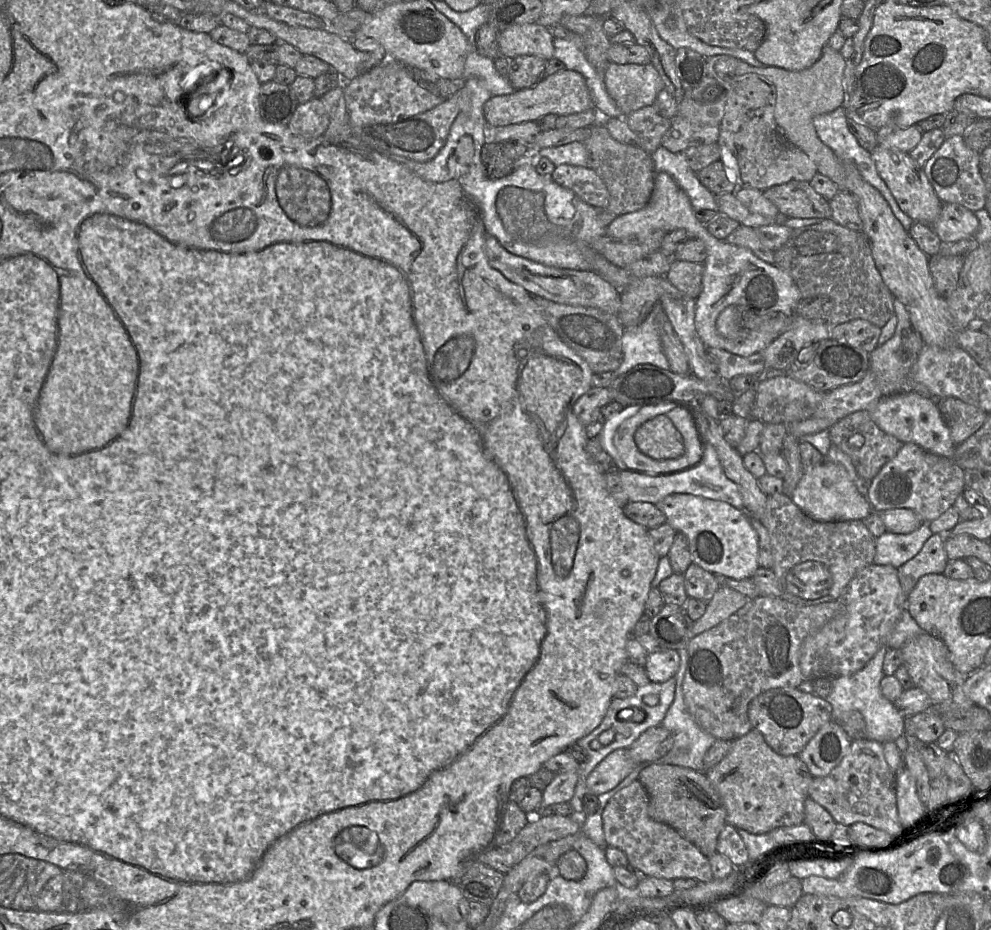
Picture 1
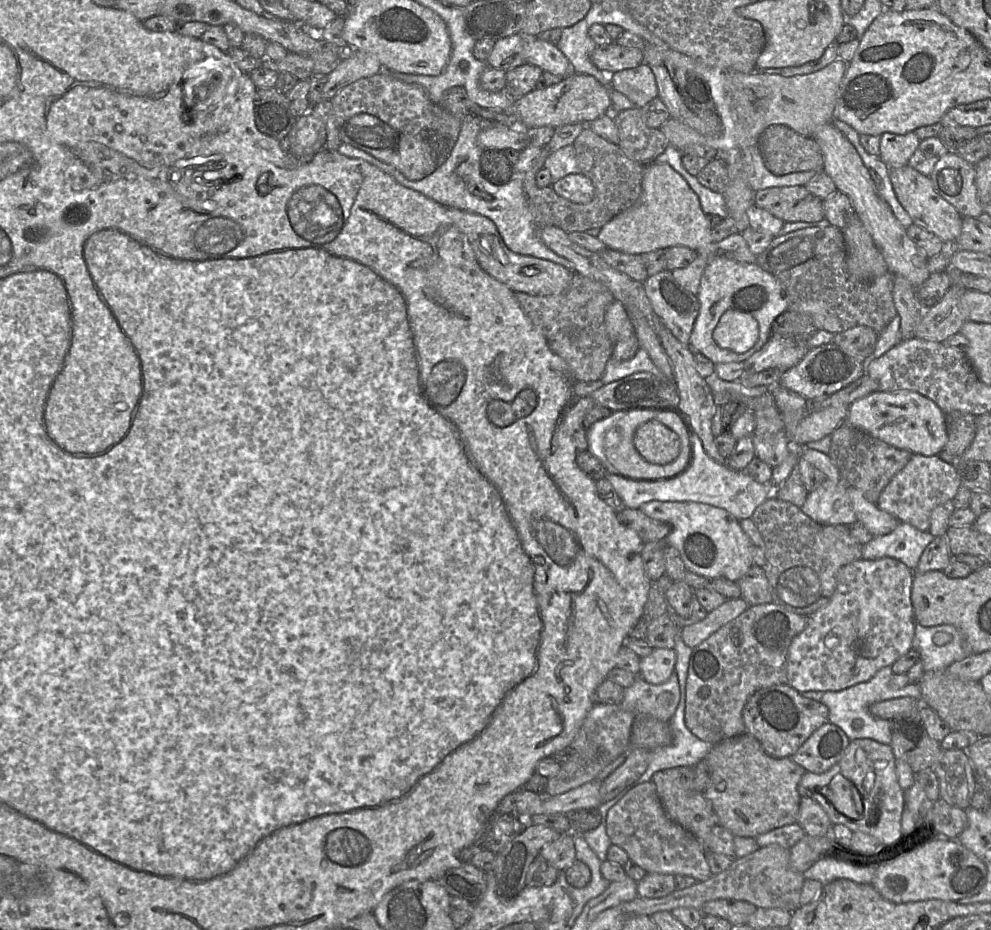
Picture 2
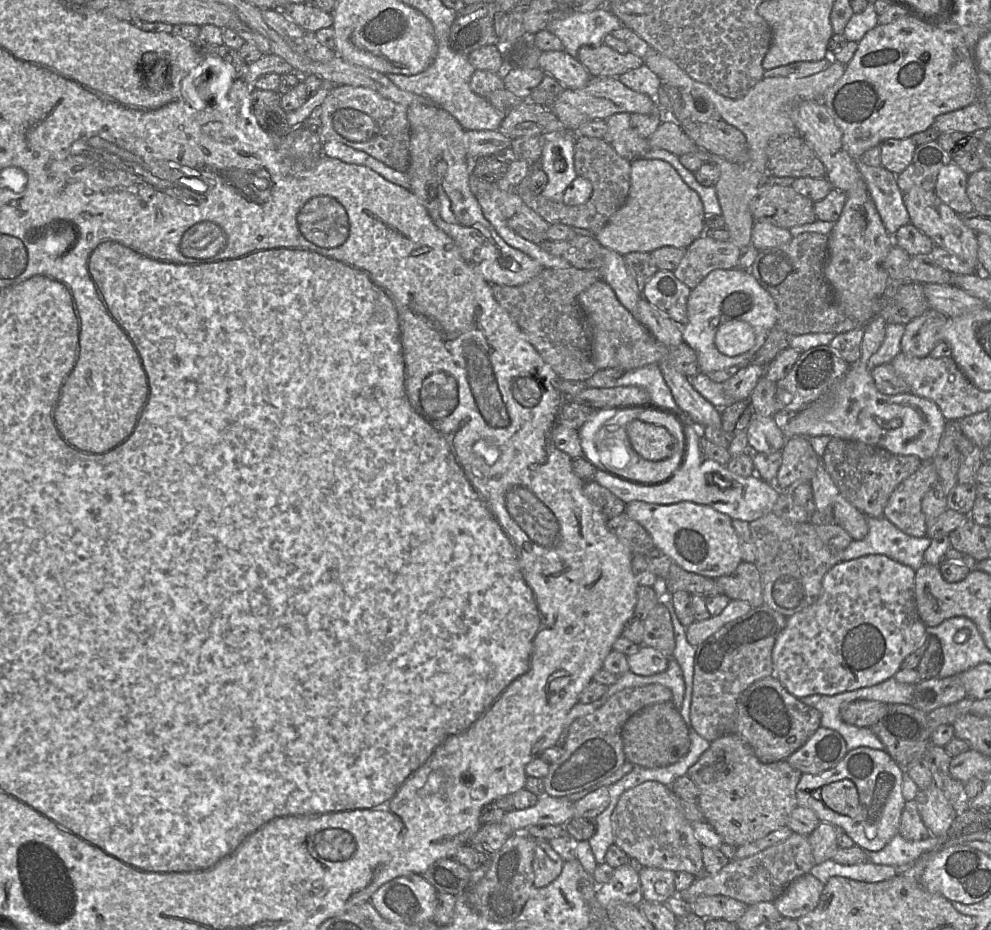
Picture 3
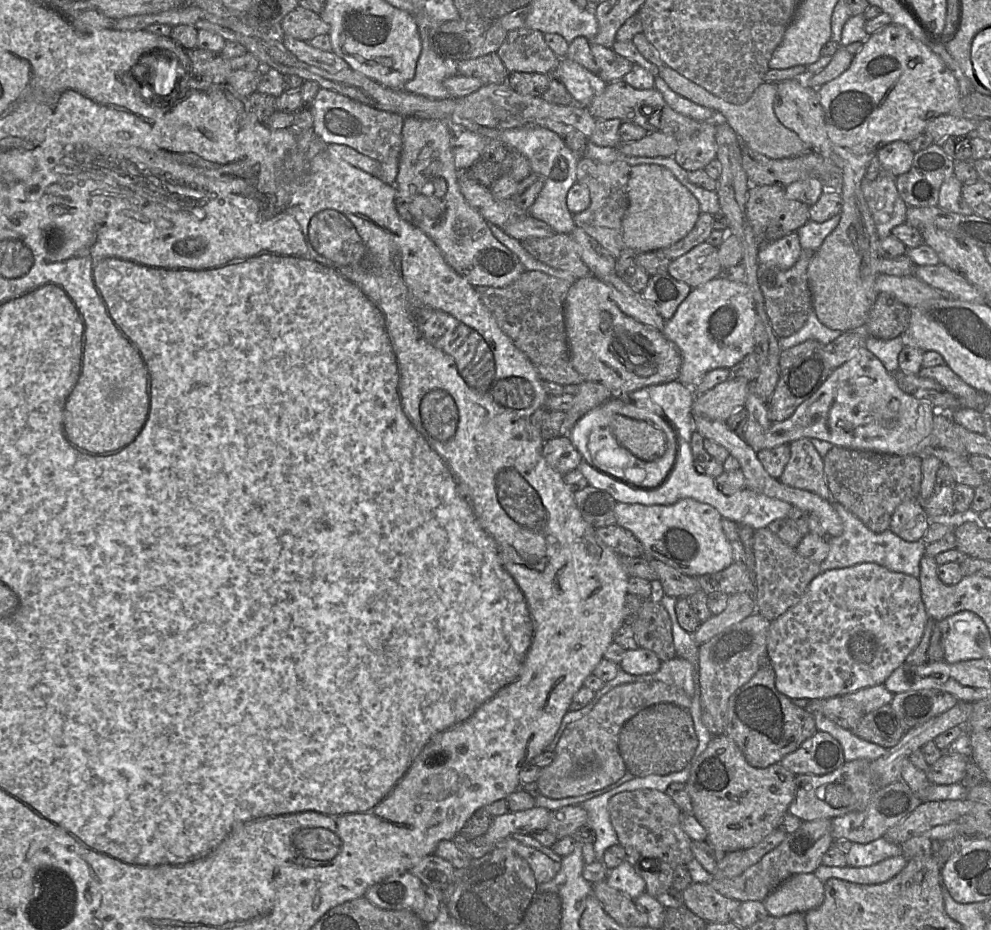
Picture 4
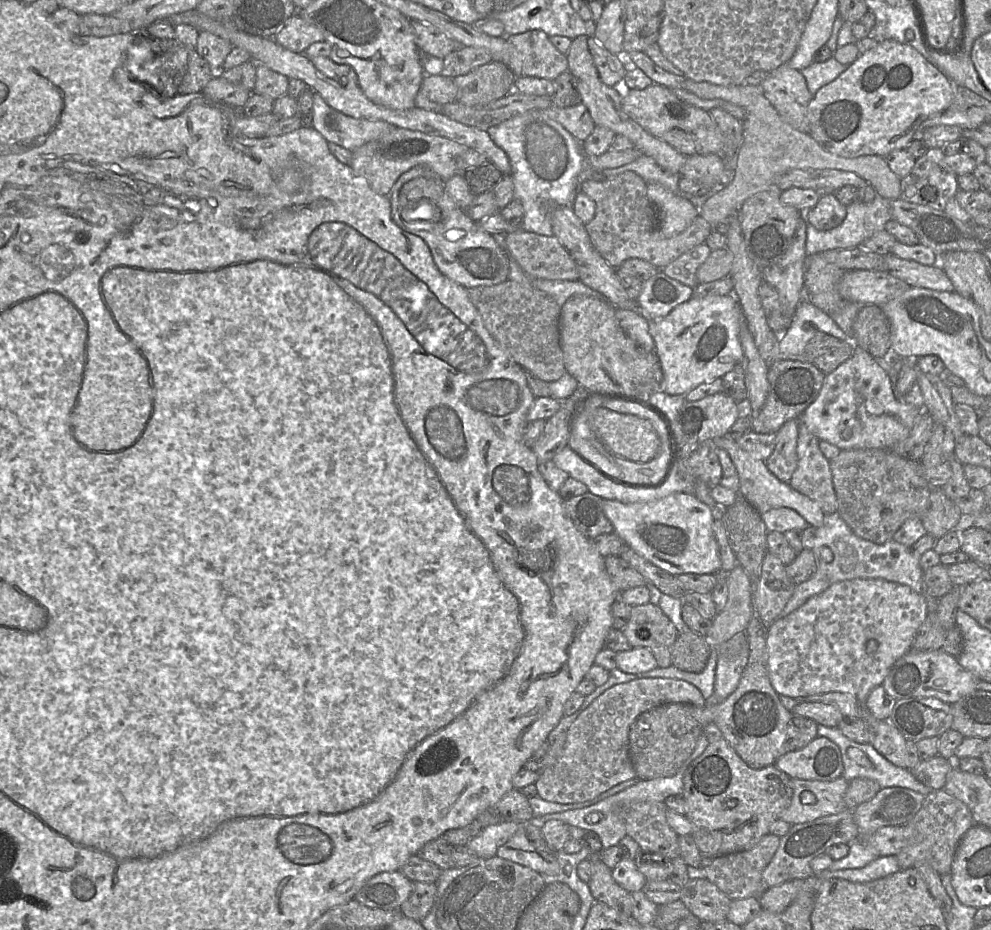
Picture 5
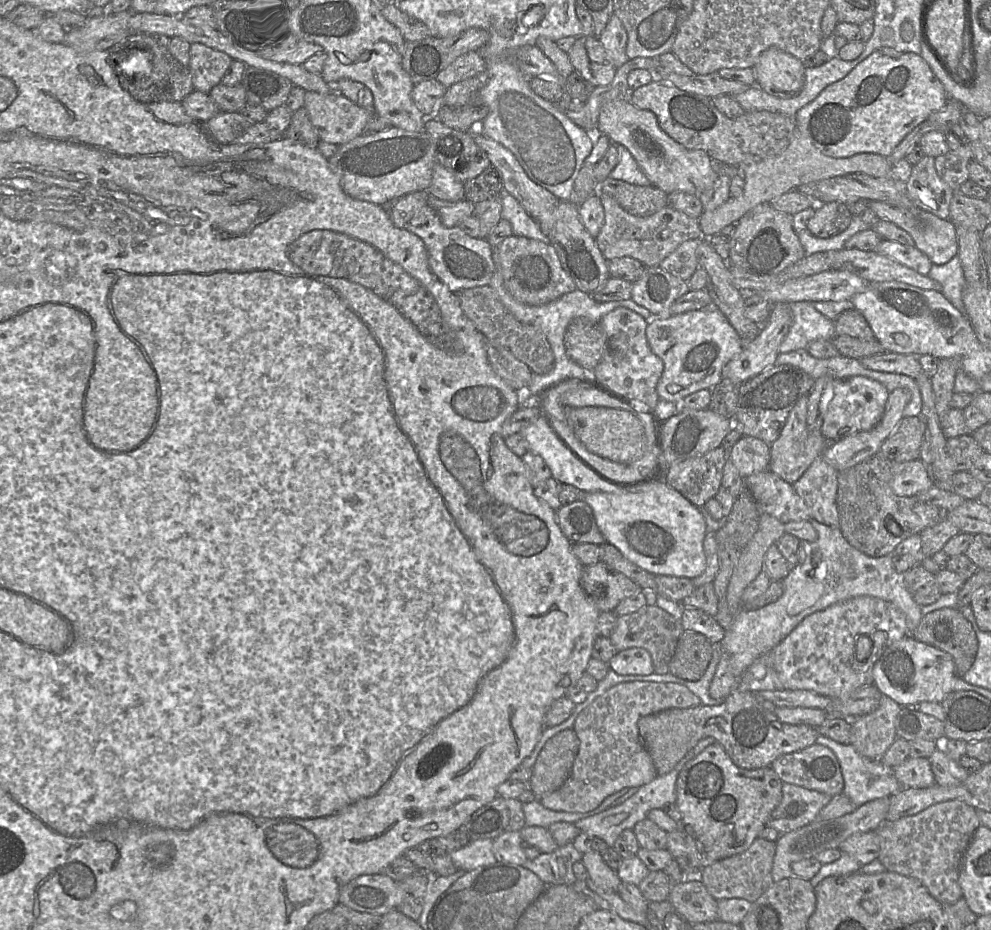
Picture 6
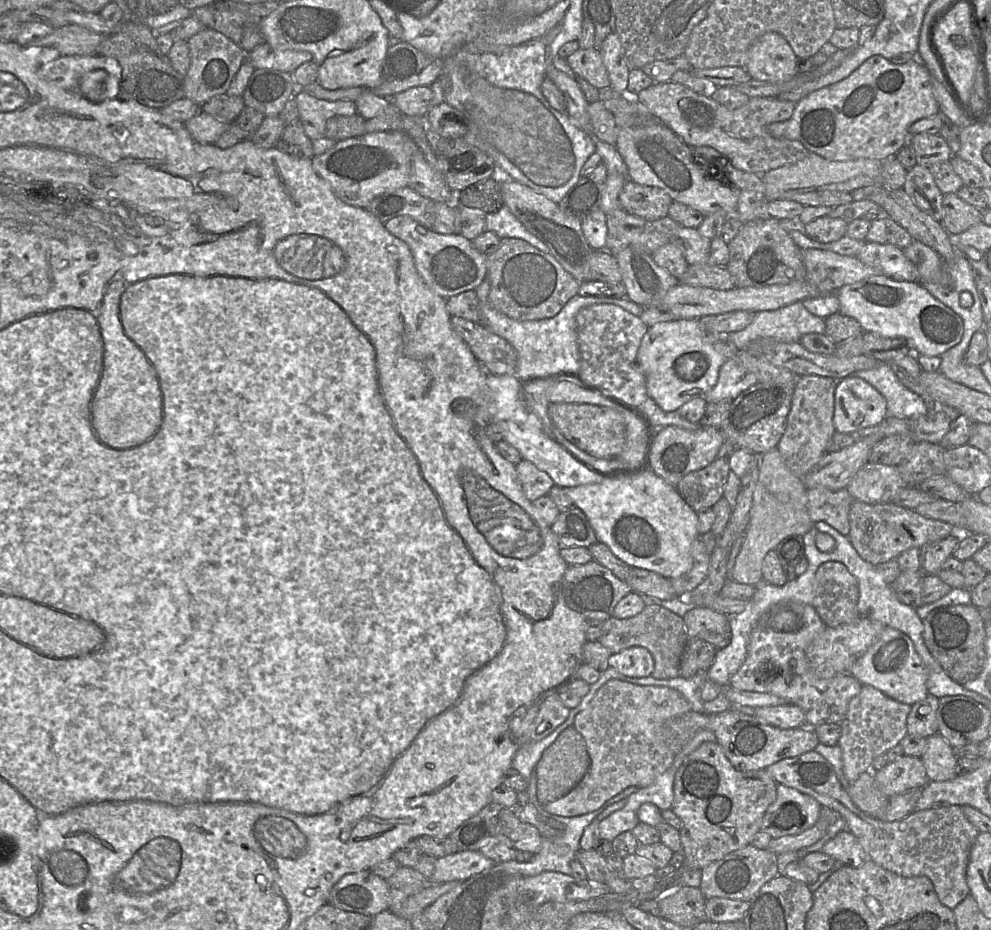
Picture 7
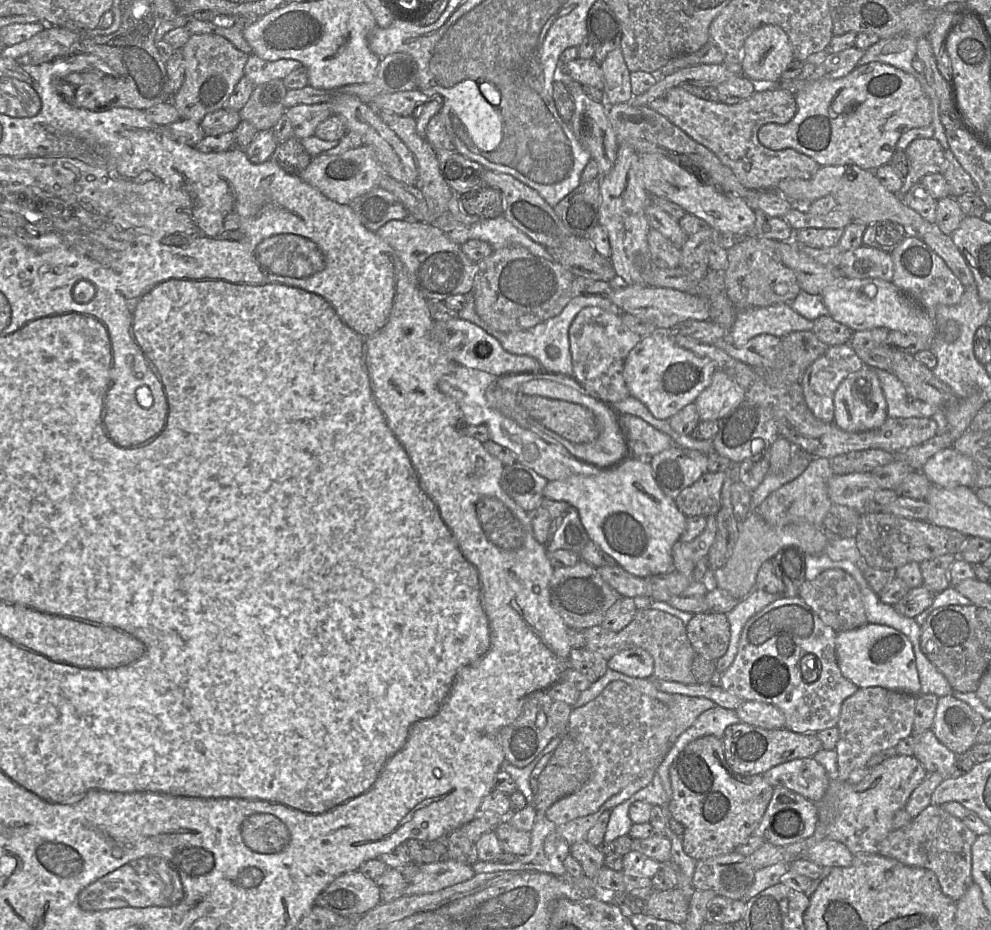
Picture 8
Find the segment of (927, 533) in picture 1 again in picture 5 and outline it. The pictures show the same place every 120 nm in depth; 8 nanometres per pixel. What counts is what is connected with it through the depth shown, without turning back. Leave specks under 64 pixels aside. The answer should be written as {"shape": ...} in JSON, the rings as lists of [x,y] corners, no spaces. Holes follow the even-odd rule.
{"shape":[[[838,512],[826,515],[823,524],[815,528],[812,547],[817,569],[812,577],[795,587],[794,593],[787,602],[779,617],[784,617],[811,597],[820,594],[832,584],[852,579],[884,579],[910,587],[917,593],[923,594],[923,571],[920,567],[920,558],[913,554],[911,547],[896,542],[894,539],[884,544],[875,544],[857,537],[847,526]],[[827,547],[832,551],[831,562],[820,560],[819,550]]]}

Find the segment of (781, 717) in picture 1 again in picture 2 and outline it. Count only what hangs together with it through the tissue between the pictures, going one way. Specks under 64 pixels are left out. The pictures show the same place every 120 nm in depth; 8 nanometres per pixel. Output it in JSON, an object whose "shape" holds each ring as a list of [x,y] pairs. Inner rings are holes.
{"shape":[[[773,685],[756,691],[743,709],[746,733],[755,737],[773,758],[791,758],[811,734],[828,722],[828,708],[804,697],[790,685]]]}

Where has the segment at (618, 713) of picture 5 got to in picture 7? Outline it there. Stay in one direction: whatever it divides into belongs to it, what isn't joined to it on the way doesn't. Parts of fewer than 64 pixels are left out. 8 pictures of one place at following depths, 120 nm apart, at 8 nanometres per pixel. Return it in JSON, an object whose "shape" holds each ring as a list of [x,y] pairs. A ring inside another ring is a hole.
{"shape":[[[611,679],[597,691],[587,707],[577,714],[573,726],[585,739],[590,755],[590,769],[567,795],[546,804],[546,812],[563,817],[575,817],[599,809],[607,800],[630,786],[644,788],[669,767],[676,757],[666,742],[663,724],[691,711],[691,705],[677,690],[663,686],[643,686],[619,679]]]}

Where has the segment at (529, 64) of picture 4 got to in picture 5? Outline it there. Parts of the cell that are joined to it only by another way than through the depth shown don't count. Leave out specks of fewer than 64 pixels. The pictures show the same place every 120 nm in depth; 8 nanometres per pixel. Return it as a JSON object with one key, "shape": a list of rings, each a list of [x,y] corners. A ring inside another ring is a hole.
{"shape":[[[530,30],[505,37],[512,45],[512,57],[507,67],[516,77],[554,80],[568,70],[566,55],[555,48],[542,30]]]}

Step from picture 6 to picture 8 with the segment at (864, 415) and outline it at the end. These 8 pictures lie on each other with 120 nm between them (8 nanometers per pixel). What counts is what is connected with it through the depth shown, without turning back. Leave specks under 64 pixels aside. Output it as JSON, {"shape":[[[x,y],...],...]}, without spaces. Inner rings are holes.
{"shape":[[[863,365],[862,369],[850,374],[838,386],[834,394],[834,423],[847,432],[864,432],[881,426],[887,417],[887,404],[879,378],[873,367]]]}

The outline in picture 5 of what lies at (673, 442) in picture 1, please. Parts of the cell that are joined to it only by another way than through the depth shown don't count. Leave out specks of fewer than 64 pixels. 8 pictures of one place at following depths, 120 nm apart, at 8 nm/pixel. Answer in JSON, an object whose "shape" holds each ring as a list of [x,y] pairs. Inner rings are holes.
{"shape":[[[598,407],[593,411],[593,429],[604,447],[623,462],[645,463],[658,452],[659,438],[653,425],[635,415]]]}

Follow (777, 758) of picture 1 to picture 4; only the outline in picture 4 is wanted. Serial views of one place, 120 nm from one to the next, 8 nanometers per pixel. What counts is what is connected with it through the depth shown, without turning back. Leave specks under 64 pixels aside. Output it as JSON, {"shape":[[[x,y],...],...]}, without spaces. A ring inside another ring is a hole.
{"shape":[[[726,735],[713,736],[705,751],[693,764],[687,791],[692,801],[691,813],[707,832],[706,842],[717,853],[718,860],[727,853],[746,850],[758,845],[779,829],[796,795],[796,775],[781,763],[767,768],[755,768],[745,759],[737,744]]]}

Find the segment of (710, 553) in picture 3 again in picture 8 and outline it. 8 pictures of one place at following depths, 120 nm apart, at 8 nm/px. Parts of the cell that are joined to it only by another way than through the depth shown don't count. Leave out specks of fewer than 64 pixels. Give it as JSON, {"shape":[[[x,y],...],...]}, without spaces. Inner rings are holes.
{"shape":[[[629,456],[614,469],[594,470],[596,473],[590,476],[572,475],[563,480],[548,481],[544,497],[566,501],[576,508],[590,540],[629,573],[648,577],[674,571],[672,548],[685,529],[687,517],[678,509],[675,499],[667,496],[657,484],[649,459]]]}

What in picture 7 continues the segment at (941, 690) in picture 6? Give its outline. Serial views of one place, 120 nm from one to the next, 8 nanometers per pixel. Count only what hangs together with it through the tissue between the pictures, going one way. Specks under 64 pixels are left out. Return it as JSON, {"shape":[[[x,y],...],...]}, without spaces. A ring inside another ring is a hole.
{"shape":[[[885,626],[878,641],[853,663],[850,674],[862,685],[871,685],[888,697],[908,705],[913,705],[928,695],[927,670],[912,640],[888,626]]]}

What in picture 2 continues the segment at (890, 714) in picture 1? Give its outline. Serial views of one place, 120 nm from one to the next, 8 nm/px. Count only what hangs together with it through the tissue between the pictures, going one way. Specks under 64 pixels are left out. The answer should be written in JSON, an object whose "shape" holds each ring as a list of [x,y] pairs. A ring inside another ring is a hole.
{"shape":[[[891,666],[881,668],[871,679],[840,691],[824,692],[822,702],[829,711],[828,722],[843,730],[850,741],[856,739],[872,739],[882,744],[891,743],[891,720],[876,718],[869,711],[870,705],[894,698],[912,697],[921,700],[921,688],[918,684],[907,684],[902,688],[893,688]]]}

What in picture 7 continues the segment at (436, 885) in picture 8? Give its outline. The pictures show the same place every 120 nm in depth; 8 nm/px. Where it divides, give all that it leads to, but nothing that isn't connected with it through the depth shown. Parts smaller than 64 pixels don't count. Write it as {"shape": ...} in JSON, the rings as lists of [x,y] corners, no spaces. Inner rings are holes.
{"shape":[[[458,851],[436,859],[430,884],[463,881],[471,876],[493,867],[492,859],[478,851]]]}

